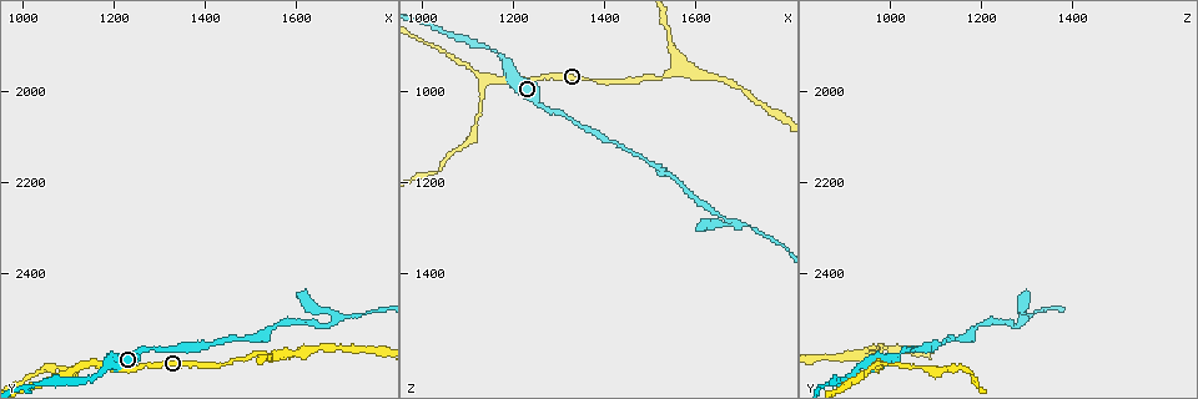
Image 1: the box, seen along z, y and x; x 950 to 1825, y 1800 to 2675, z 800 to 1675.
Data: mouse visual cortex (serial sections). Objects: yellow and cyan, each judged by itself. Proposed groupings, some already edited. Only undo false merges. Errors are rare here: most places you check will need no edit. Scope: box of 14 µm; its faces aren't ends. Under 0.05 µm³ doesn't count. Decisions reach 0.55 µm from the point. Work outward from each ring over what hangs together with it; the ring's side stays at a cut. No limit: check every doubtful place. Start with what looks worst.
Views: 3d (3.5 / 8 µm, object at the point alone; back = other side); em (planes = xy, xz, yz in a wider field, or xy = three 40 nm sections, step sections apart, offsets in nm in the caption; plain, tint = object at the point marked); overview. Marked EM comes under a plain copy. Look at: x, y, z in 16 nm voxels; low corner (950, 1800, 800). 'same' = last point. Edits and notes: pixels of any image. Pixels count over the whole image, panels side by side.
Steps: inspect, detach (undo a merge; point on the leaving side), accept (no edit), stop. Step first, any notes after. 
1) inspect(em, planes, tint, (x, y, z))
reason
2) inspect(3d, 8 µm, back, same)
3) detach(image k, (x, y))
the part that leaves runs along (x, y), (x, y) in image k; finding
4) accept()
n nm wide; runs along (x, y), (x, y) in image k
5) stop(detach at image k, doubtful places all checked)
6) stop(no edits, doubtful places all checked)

inspect(3d, 3.5 µm, (1140, 2595, 985))
three arms meet

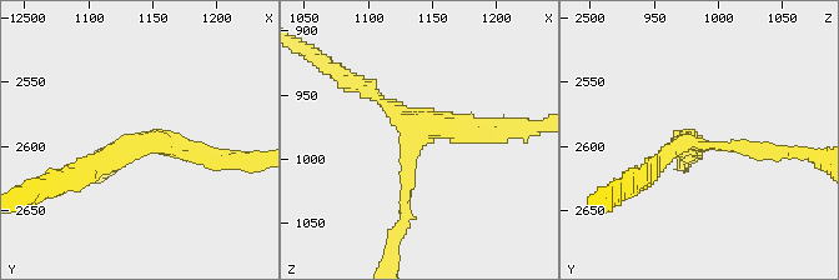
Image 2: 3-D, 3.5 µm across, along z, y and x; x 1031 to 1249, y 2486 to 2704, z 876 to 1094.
inspect(em, xy, step 1, tint, (1144, 2598, 982))

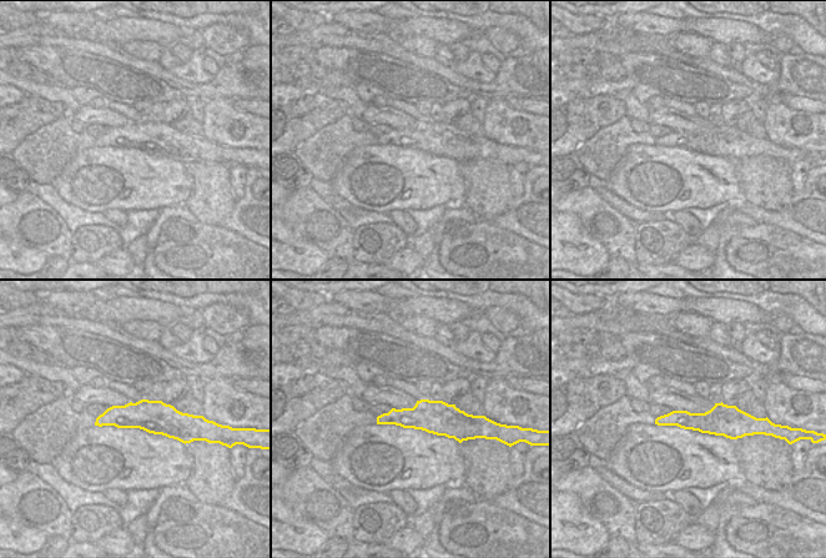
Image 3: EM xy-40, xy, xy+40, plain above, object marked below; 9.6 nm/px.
accept()
320 nm wide; runs along (501, 125), (412, 144), (405, 211) in image 2; one cell here

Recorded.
inspect(3d, 3.5 µm, (1690, 2500, 1295))
arms part here

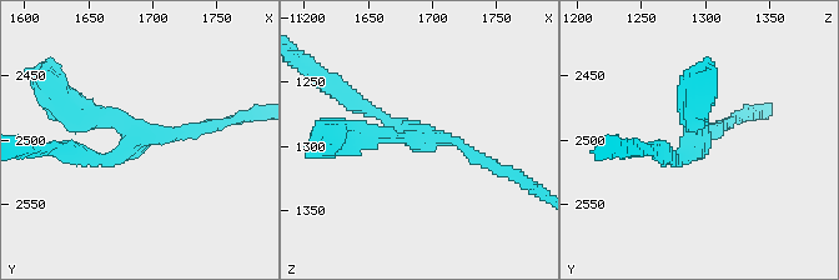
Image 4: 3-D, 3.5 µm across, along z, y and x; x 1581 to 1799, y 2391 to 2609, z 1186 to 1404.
inspect(em, planes, tint, (1688, 2496, 1292))

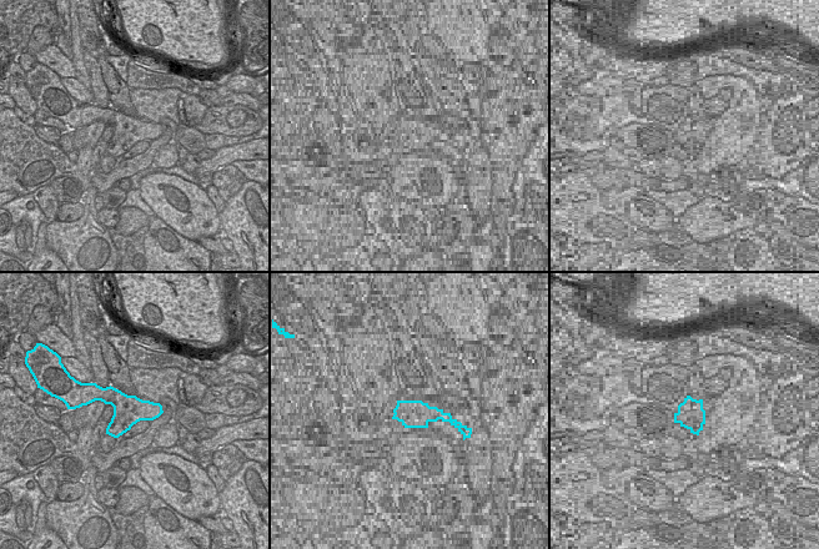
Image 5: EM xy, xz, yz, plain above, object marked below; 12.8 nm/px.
accept()
3 arms; arms of 150, 200, 300 nm; runs along (659, 151), (684, 155), (697, 101) in image 4; one cell here

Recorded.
inspect(3d, 3.5 µm, back, (1560, 2580, 960))
arms part here

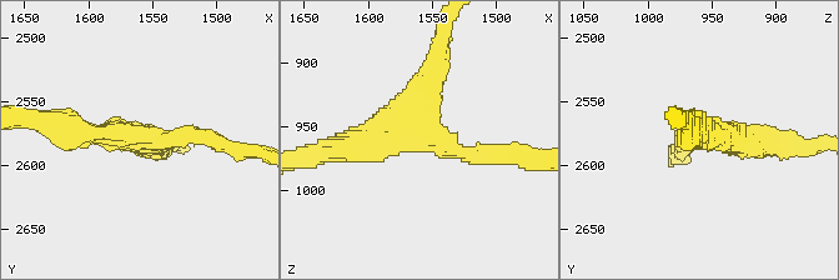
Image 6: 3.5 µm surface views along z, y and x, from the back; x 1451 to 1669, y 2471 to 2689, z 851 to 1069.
inspect(em, planes, tint, (1558, 2576, 956))
3 arms; arms of 200, 300, 350 nm

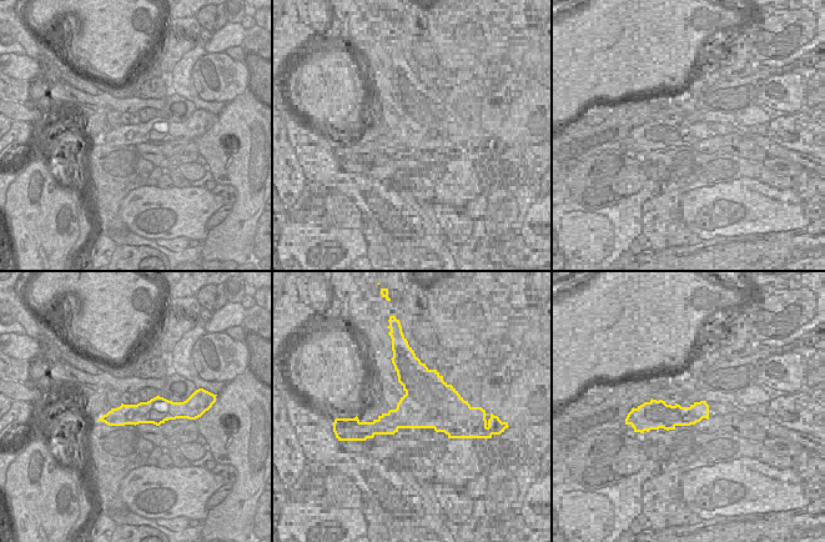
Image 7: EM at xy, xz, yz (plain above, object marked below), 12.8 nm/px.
accept()
runs along (220, 141), (81, 134), (63, 123) in image 6; one cell here

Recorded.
stop(no edits, doubtful places all checked)

